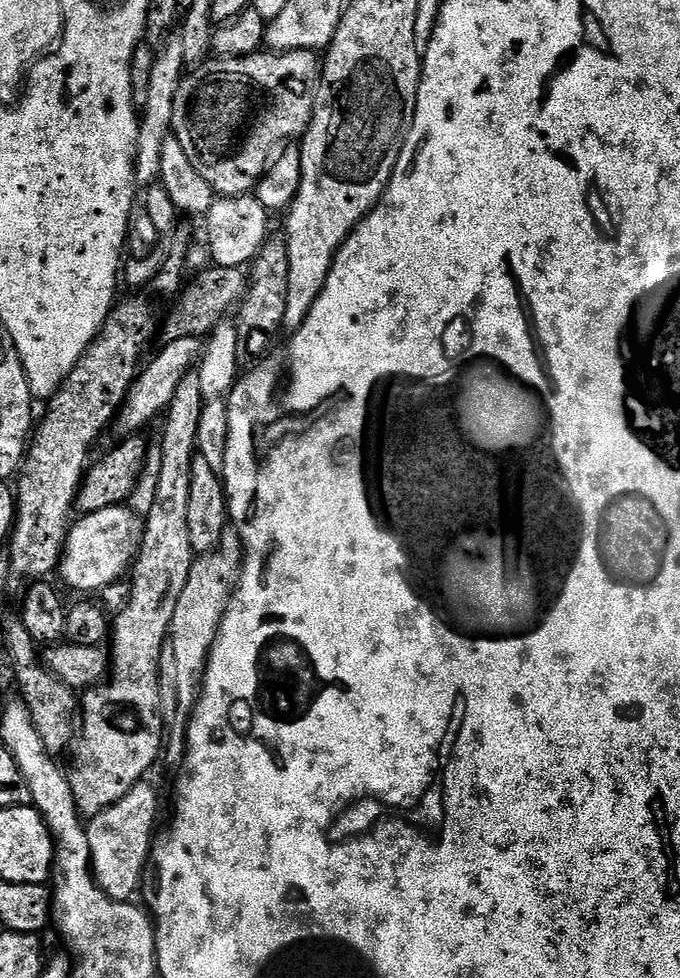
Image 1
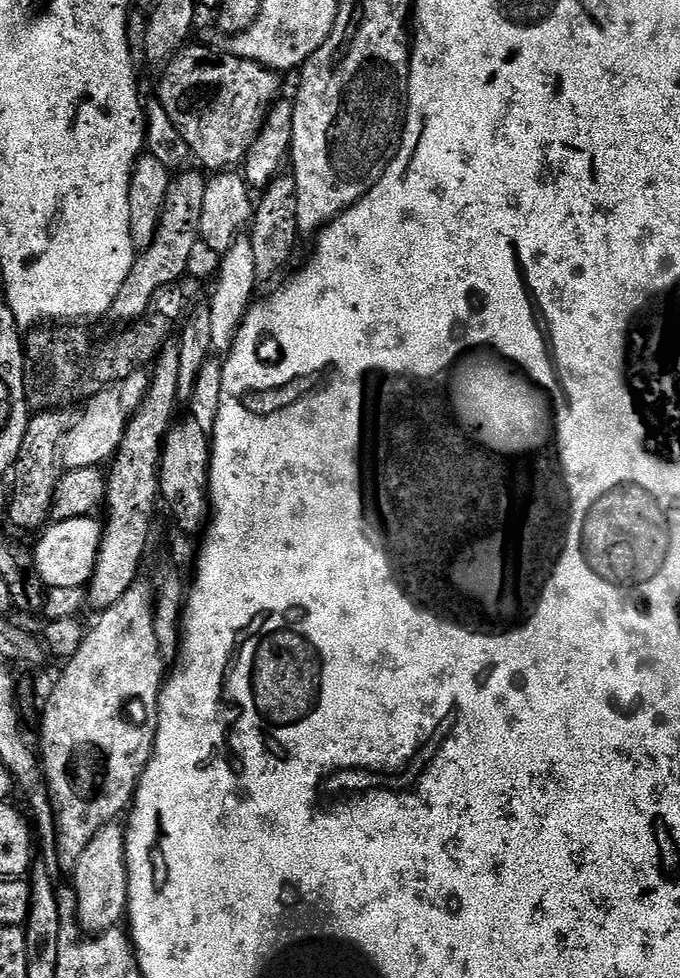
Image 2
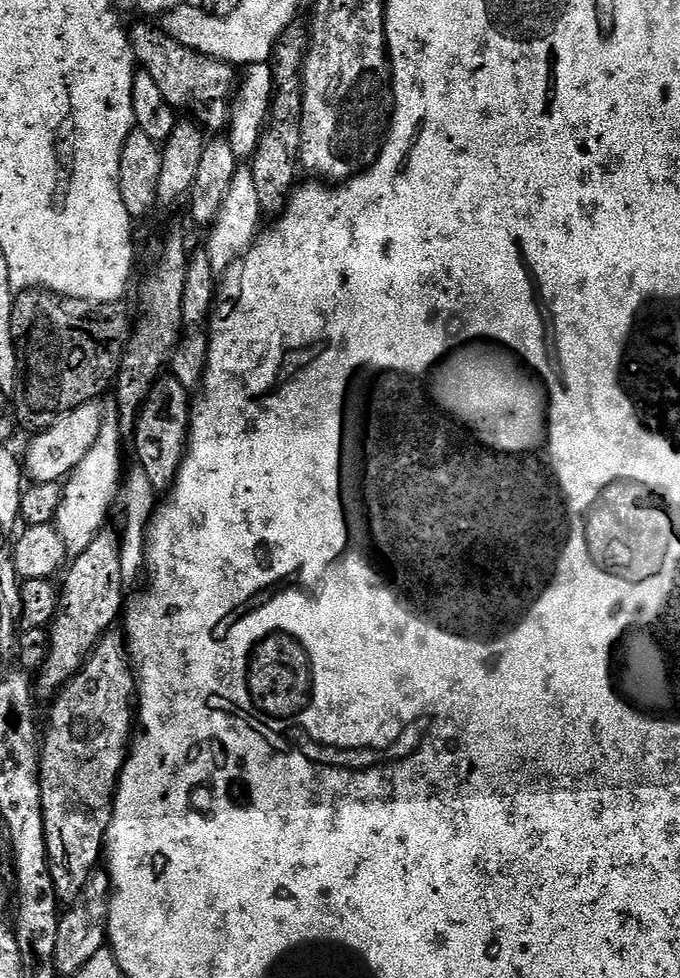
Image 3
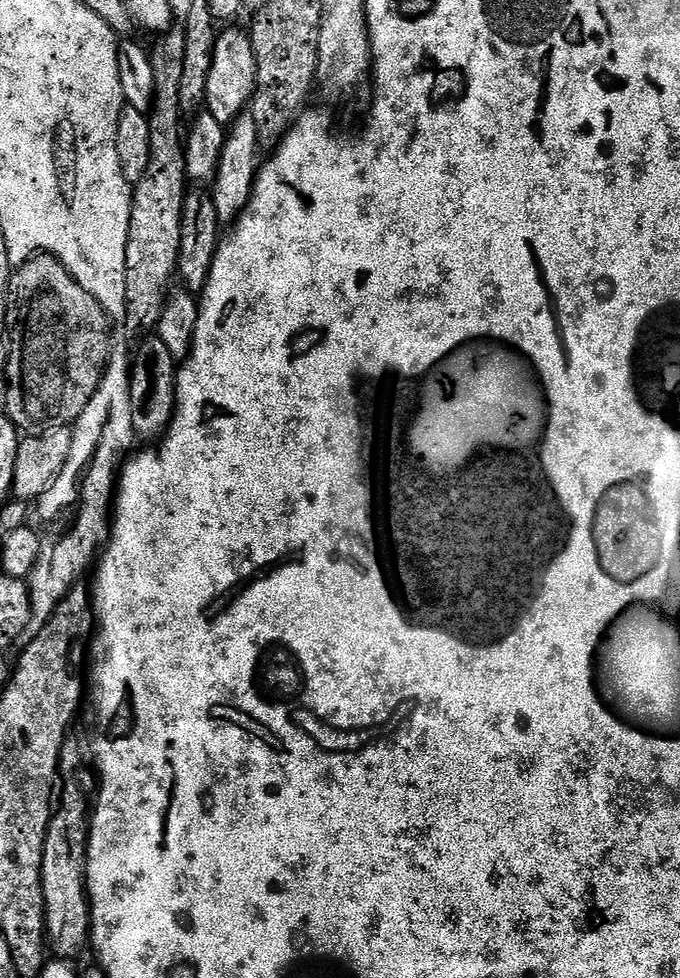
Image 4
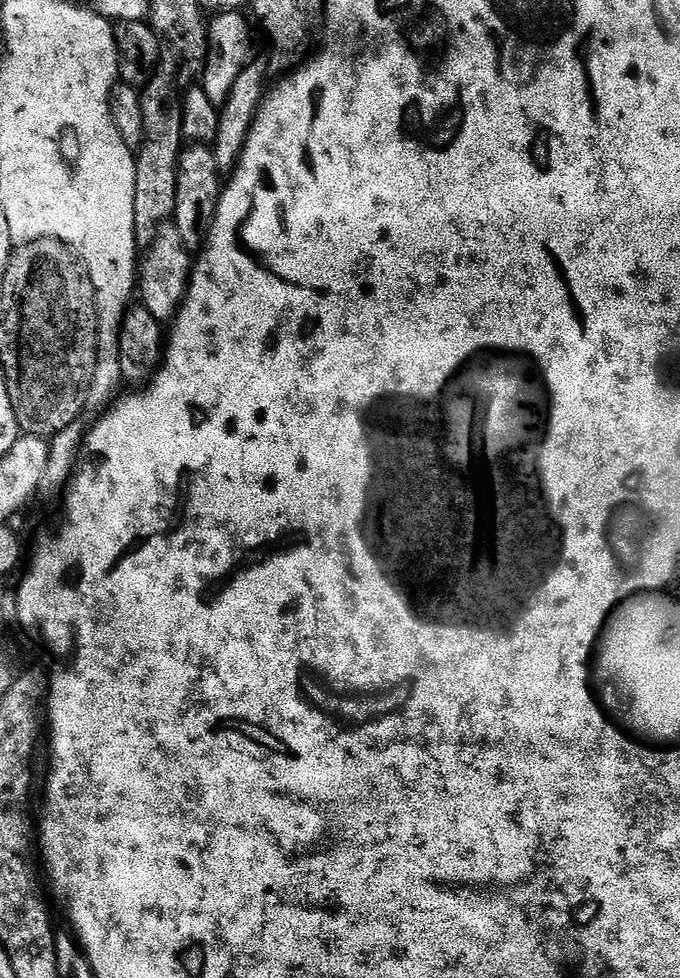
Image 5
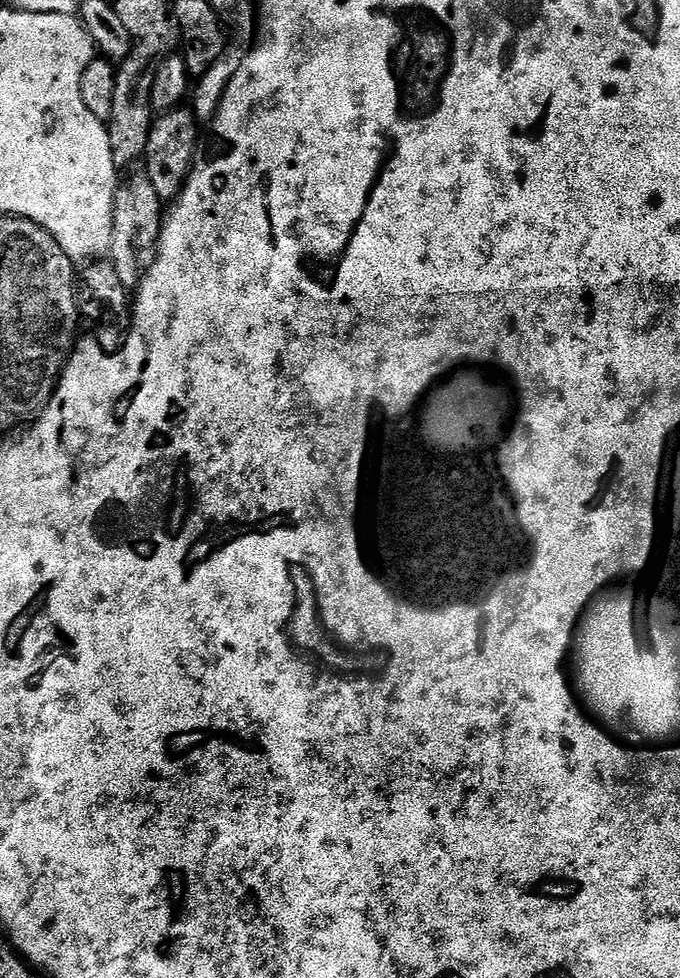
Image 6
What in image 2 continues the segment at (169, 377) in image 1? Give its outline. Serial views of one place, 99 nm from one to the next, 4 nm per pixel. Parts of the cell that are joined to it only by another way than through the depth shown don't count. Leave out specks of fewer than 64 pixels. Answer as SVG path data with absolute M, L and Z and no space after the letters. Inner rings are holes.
M137 370L130 374L130 378L117 380L115 384L101 387L97 391L100 393L89 402L84 417L69 427L68 434L64 438L62 464L65 469L95 468L107 465L111 461L126 434L126 426L148 392L149 379L147 371Z

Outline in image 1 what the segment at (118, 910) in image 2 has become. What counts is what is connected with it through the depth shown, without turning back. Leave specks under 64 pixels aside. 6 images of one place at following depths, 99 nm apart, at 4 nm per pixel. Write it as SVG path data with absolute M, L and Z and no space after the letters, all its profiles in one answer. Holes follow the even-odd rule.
M141 782L132 787L125 798L89 819L86 827L92 874L110 899L131 901L135 897L144 866L146 868L150 860L157 818L158 796L148 782Z

